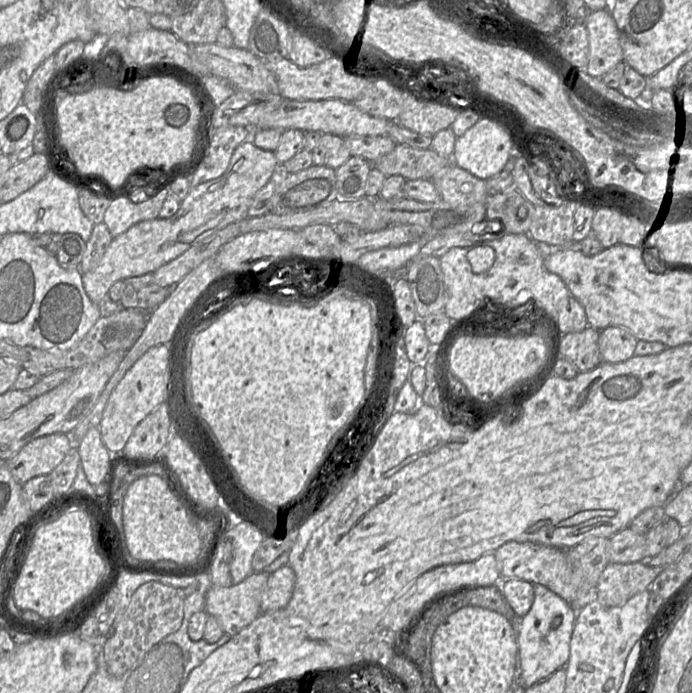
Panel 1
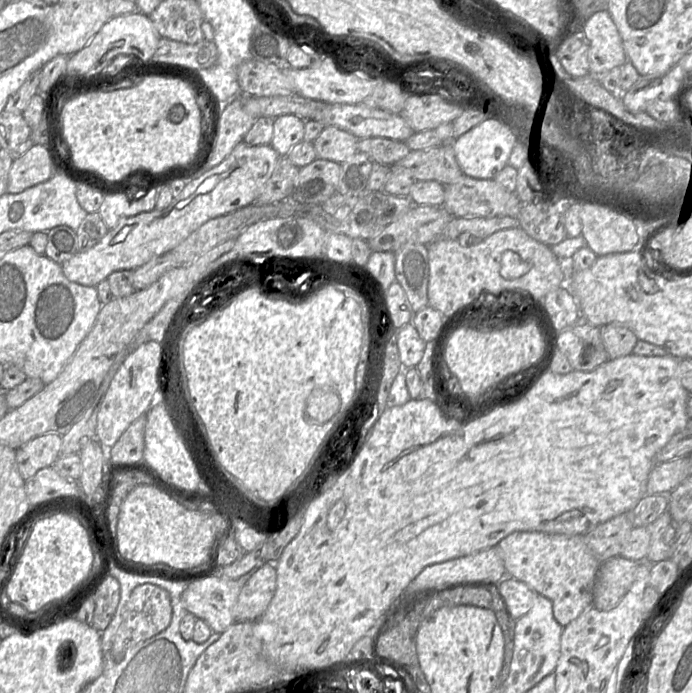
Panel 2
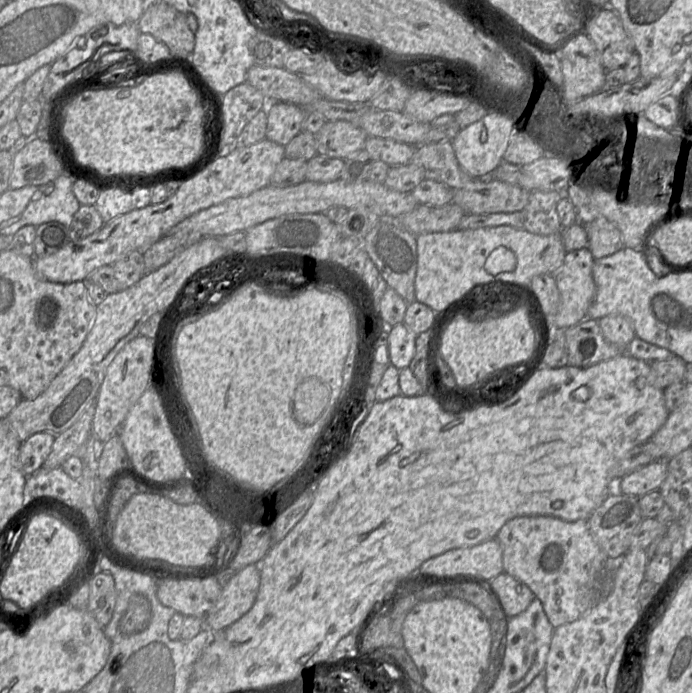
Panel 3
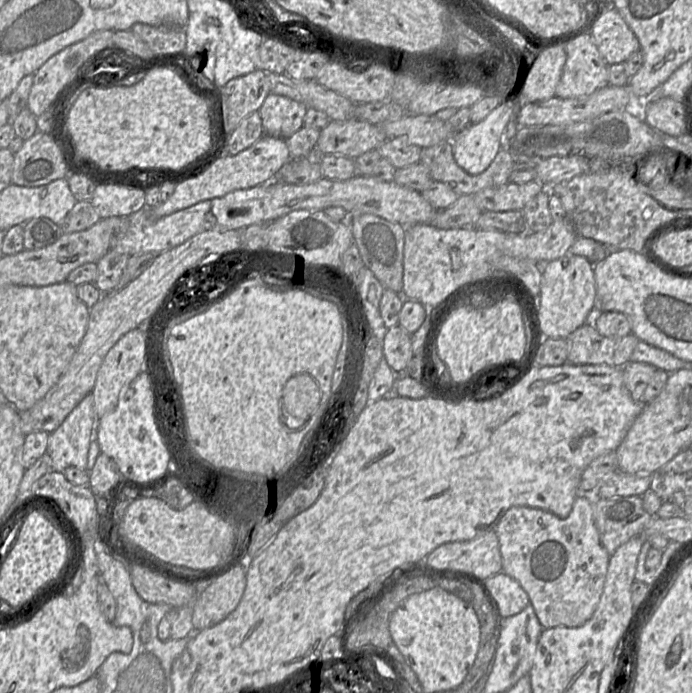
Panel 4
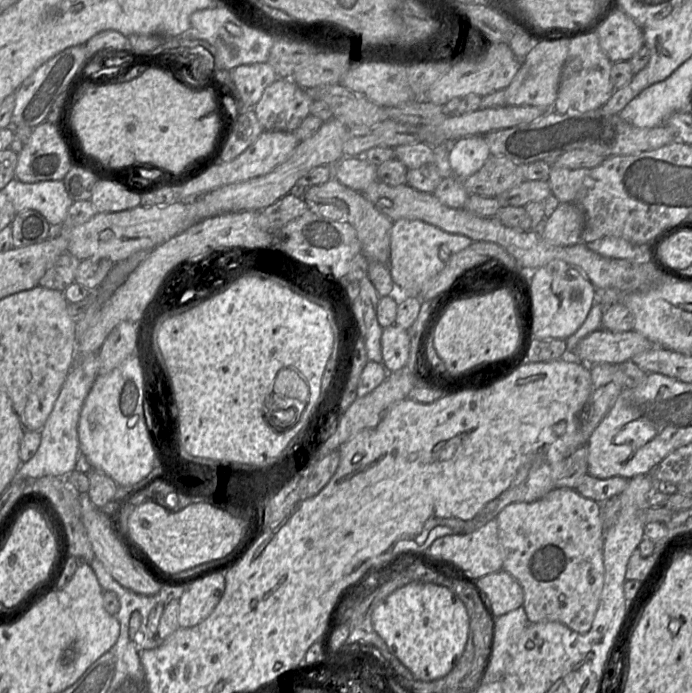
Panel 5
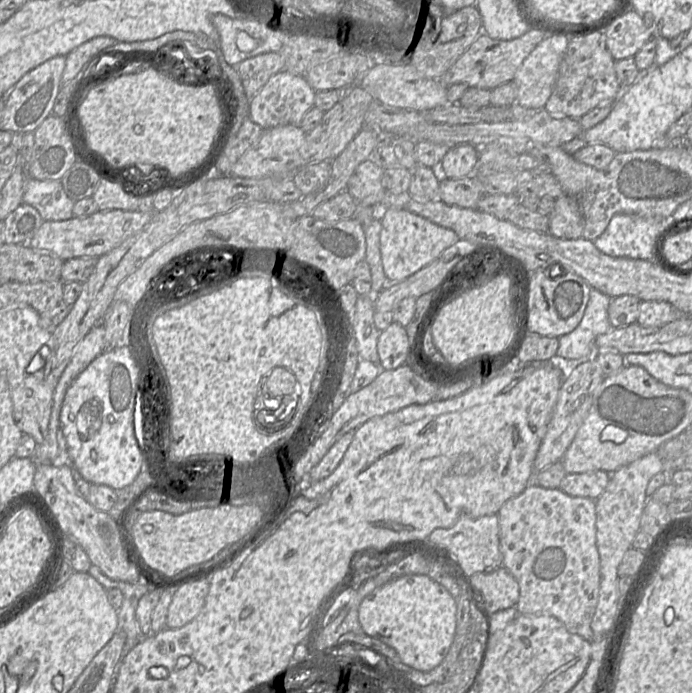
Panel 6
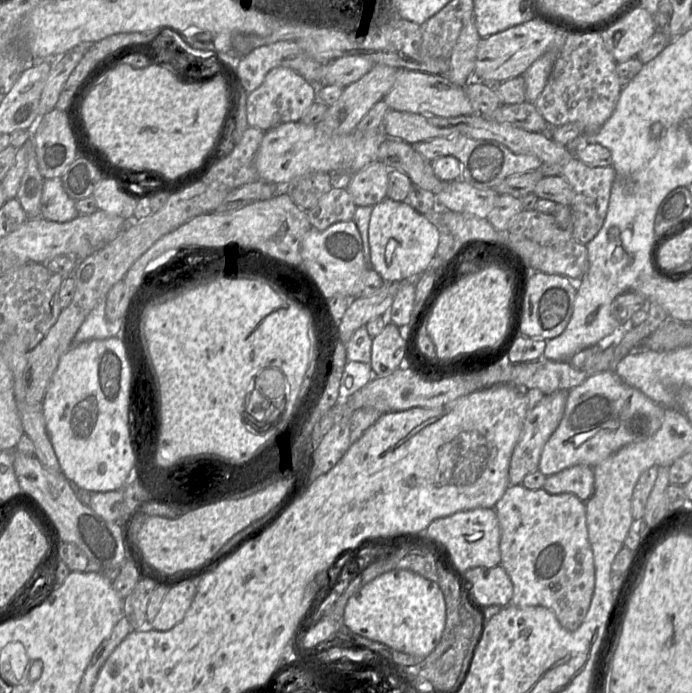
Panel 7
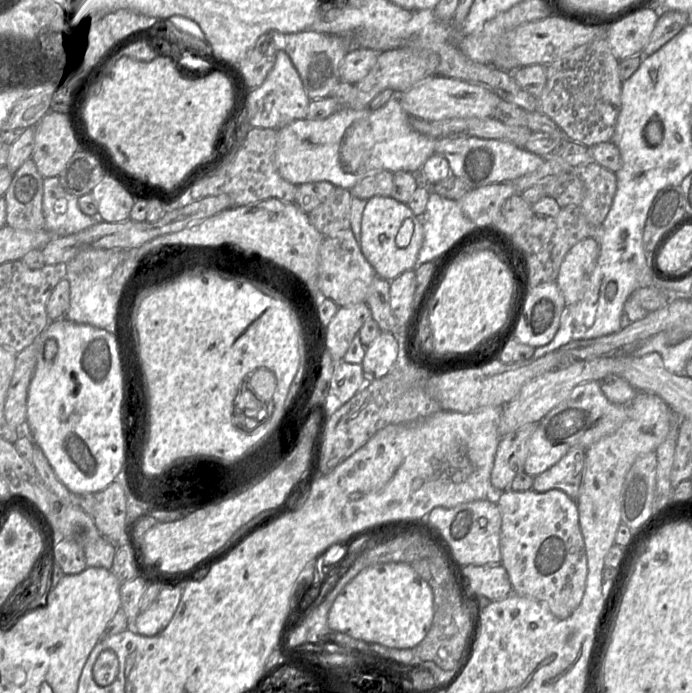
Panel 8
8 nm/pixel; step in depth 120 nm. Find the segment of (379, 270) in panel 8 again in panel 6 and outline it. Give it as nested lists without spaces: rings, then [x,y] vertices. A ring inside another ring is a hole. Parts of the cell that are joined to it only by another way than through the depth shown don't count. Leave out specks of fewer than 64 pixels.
[[[381,209],[380,253],[389,283],[398,283],[434,261],[459,237],[445,227],[404,209]]]

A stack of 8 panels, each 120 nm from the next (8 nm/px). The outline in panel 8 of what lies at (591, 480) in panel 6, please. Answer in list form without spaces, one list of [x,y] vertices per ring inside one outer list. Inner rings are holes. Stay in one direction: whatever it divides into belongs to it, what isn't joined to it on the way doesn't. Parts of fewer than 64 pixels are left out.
[[[572,447],[556,464],[534,477],[532,490],[559,489],[576,500],[585,471],[585,448]]]

